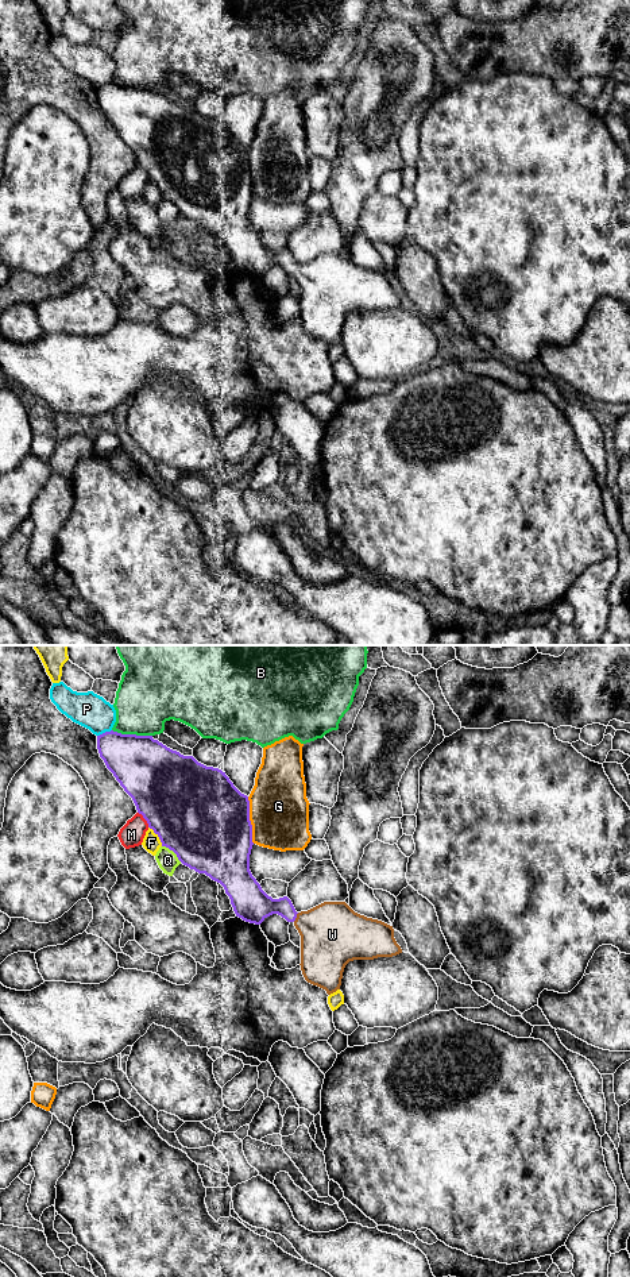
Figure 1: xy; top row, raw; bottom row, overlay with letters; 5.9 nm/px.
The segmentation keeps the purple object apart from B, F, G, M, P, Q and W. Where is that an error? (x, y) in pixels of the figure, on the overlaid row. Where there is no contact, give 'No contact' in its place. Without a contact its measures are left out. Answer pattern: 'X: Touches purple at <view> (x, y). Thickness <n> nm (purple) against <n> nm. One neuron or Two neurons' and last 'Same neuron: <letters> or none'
B: Touches purple at xy (132, 735). Thickness 360 nm (purple) against 360 nm. Two neurons
F: Touches purple at xy (158, 836). Thickness 500 nm (purple) against 110 nm. Two neurons
G: Touches purple at xy (248, 820). Thickness 500 nm (purple) against 360 nm. Two neurons
M: Touches purple at xy (145, 818). Thickness 500 nm (purple) against 150 nm. Two neurons
P: Touches purple at xy (105, 732). Thickness 300 nm (purple) against 200 nm. Two neurons
Q: Touches purple at xy (173, 851). Thickness 500 nm (purple) against 120 nm. Two neurons
W: Touches purple at xy (296, 917). Thickness 180 nm (purple) against 380 nm. One neuron
Same neuron: W

